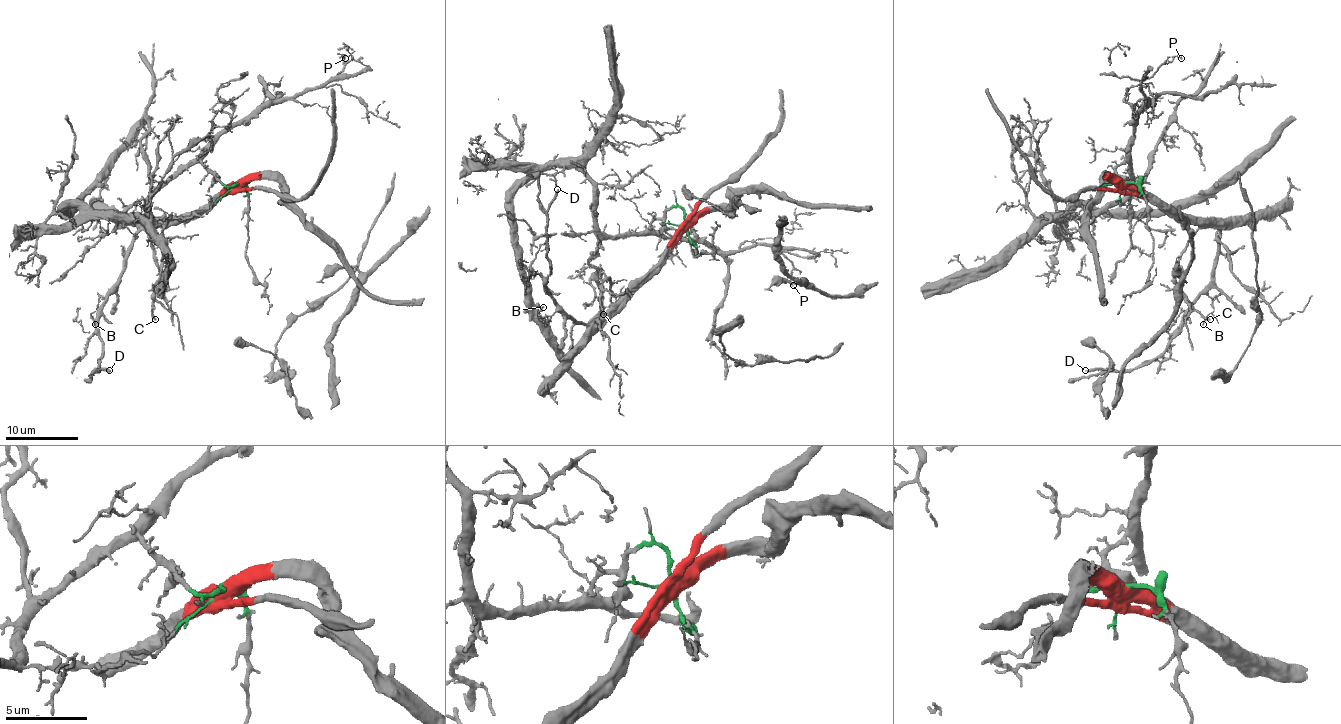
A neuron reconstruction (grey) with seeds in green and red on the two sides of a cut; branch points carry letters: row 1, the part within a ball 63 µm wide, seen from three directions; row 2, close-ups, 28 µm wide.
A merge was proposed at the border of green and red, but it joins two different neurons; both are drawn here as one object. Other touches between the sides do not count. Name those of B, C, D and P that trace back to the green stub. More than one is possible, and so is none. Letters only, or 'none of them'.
P

